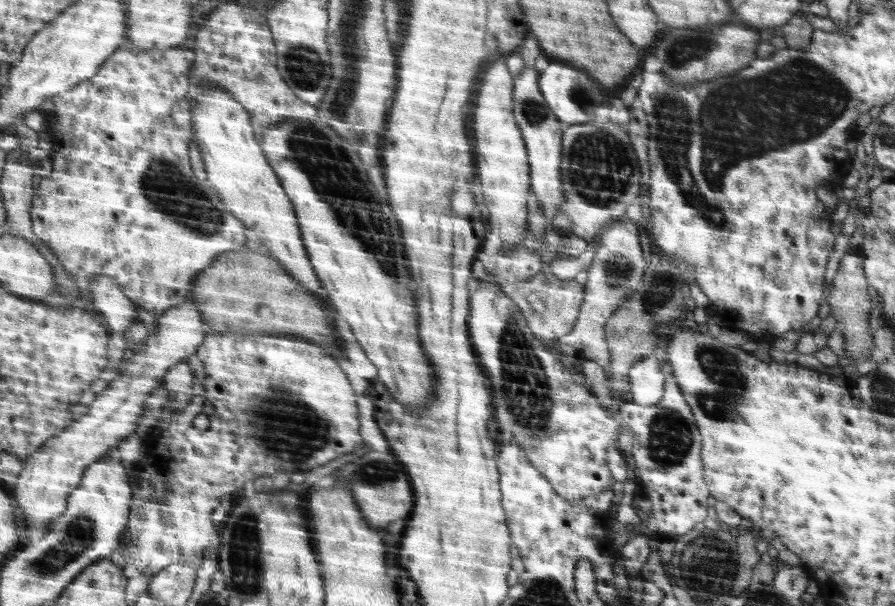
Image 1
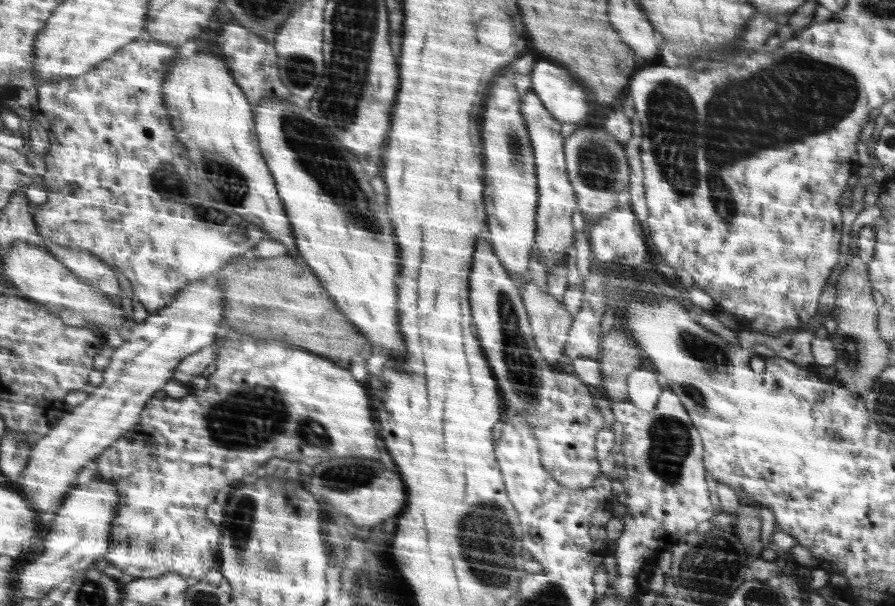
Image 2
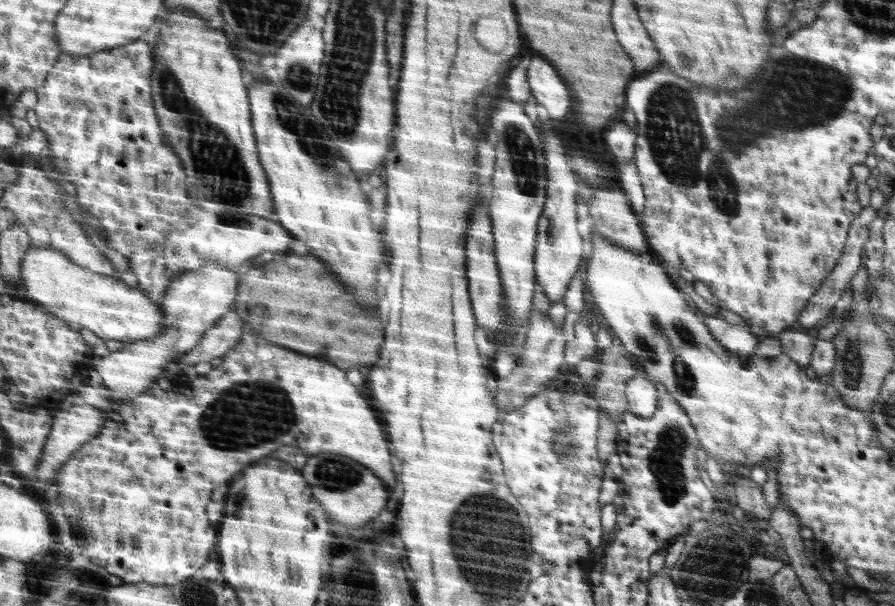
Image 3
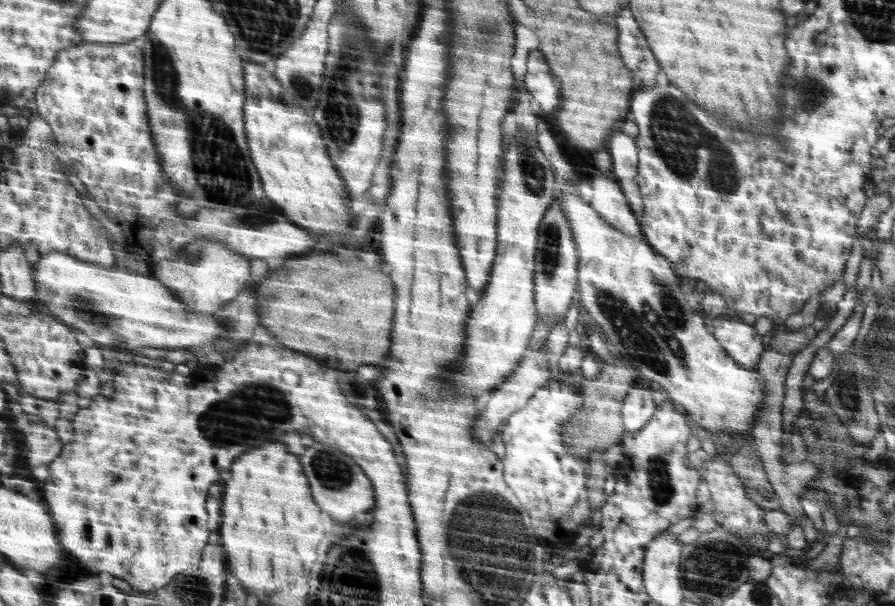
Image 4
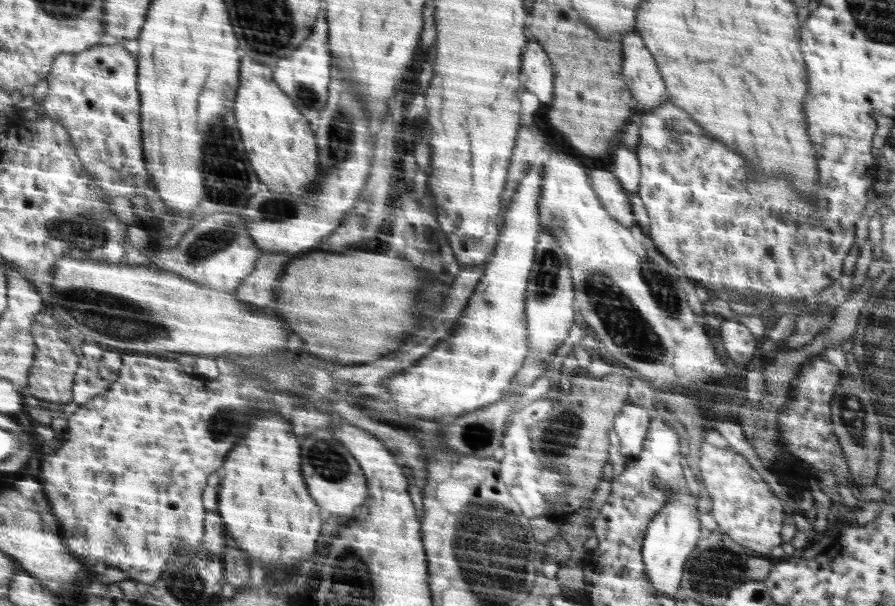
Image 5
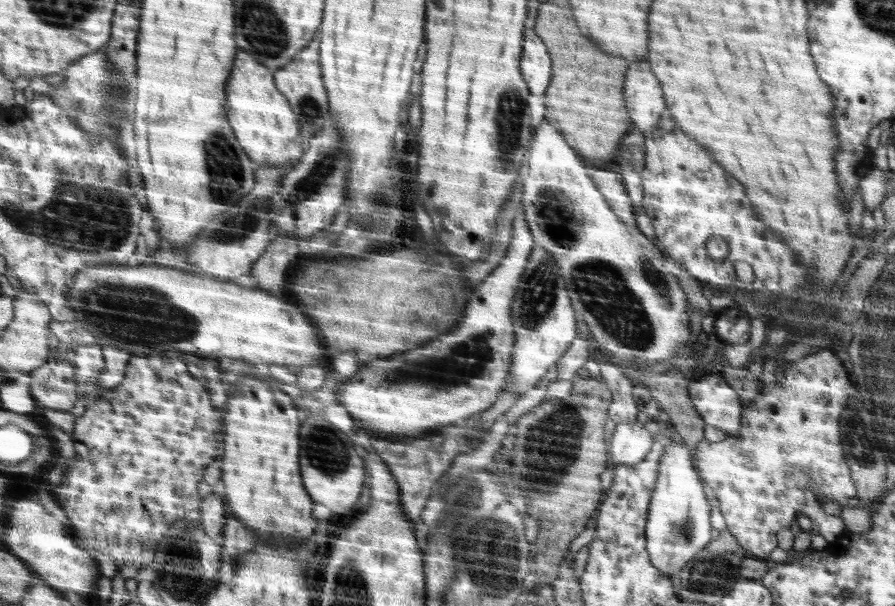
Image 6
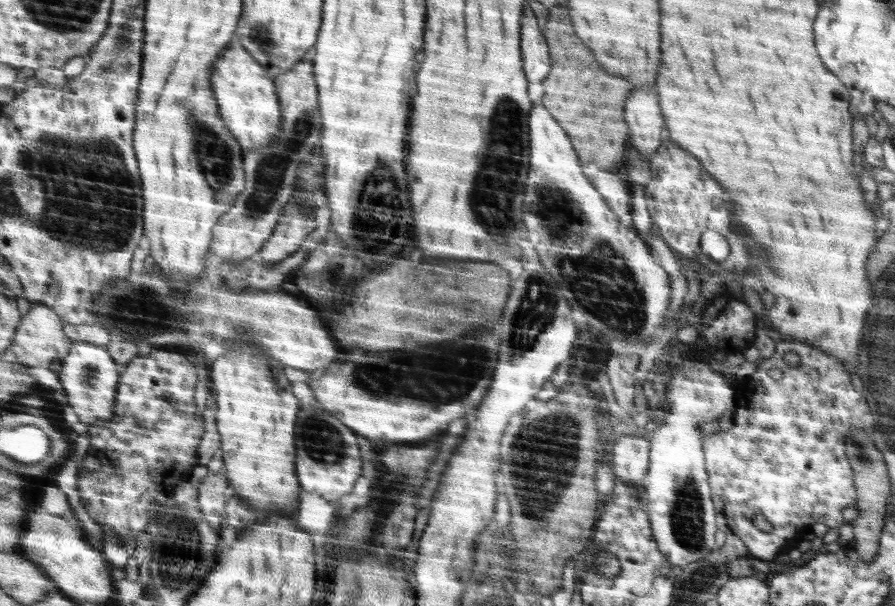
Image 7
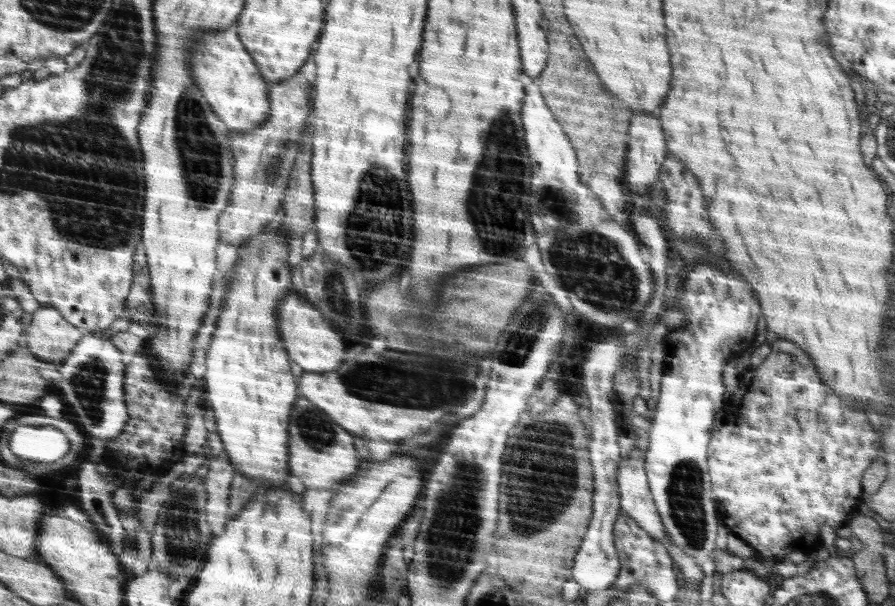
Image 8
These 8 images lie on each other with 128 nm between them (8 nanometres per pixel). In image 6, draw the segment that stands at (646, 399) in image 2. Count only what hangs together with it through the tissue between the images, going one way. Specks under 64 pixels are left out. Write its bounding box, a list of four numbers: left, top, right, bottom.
[609,422,653,466]

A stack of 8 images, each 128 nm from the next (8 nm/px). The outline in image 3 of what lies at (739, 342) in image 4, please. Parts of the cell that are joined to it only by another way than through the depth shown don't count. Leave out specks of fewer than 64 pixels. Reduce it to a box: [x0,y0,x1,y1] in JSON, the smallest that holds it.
[705,315,758,361]

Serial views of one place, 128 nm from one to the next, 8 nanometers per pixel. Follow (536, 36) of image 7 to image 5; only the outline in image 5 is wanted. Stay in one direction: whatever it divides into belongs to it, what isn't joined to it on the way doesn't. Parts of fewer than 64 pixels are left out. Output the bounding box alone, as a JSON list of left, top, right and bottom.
[522,42,552,102]

